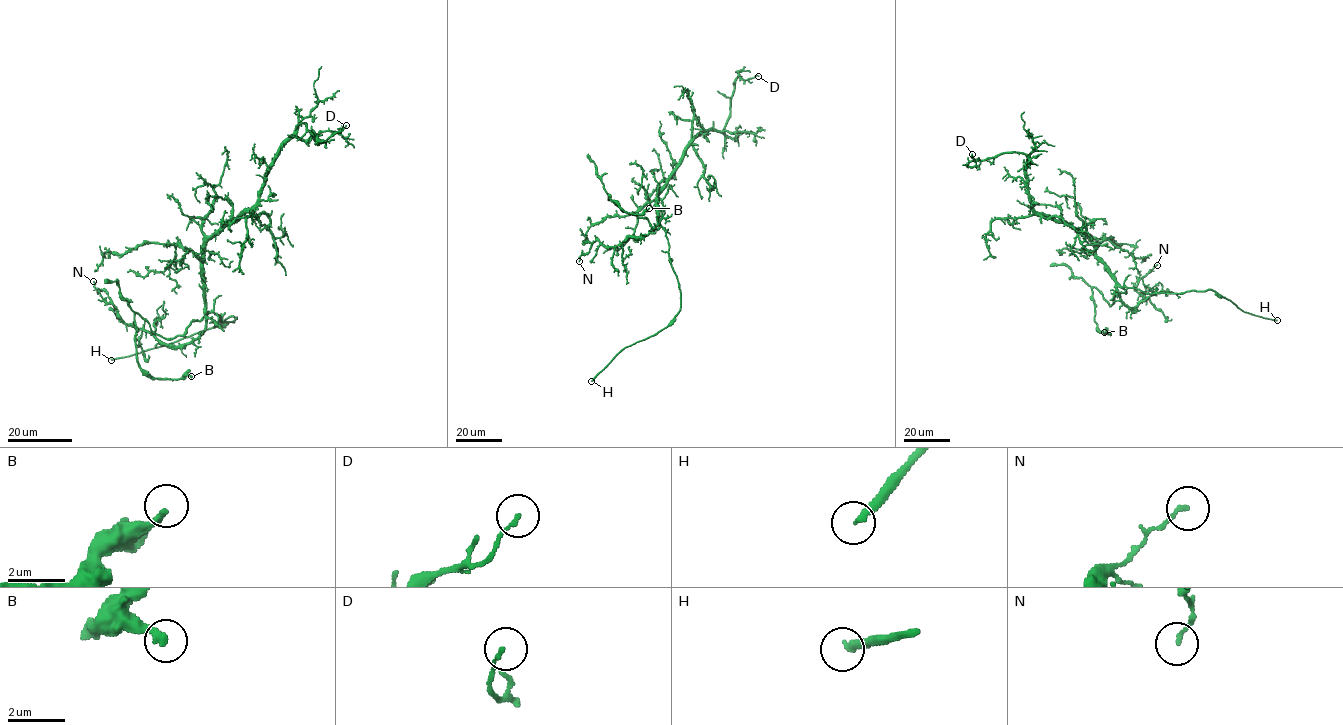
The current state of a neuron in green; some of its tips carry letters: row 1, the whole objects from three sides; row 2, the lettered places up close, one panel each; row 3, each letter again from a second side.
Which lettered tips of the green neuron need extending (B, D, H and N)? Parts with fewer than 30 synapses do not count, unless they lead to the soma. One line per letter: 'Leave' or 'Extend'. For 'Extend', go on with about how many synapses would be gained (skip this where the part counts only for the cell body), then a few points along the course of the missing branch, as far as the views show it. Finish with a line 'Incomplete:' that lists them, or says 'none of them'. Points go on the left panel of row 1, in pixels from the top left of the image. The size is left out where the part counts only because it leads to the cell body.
B: Leave
D: Leave
H: Extend. Course of what is missing: (111, 360), (96, 359), (92, 355)
N: Leave
Incomplete: H

